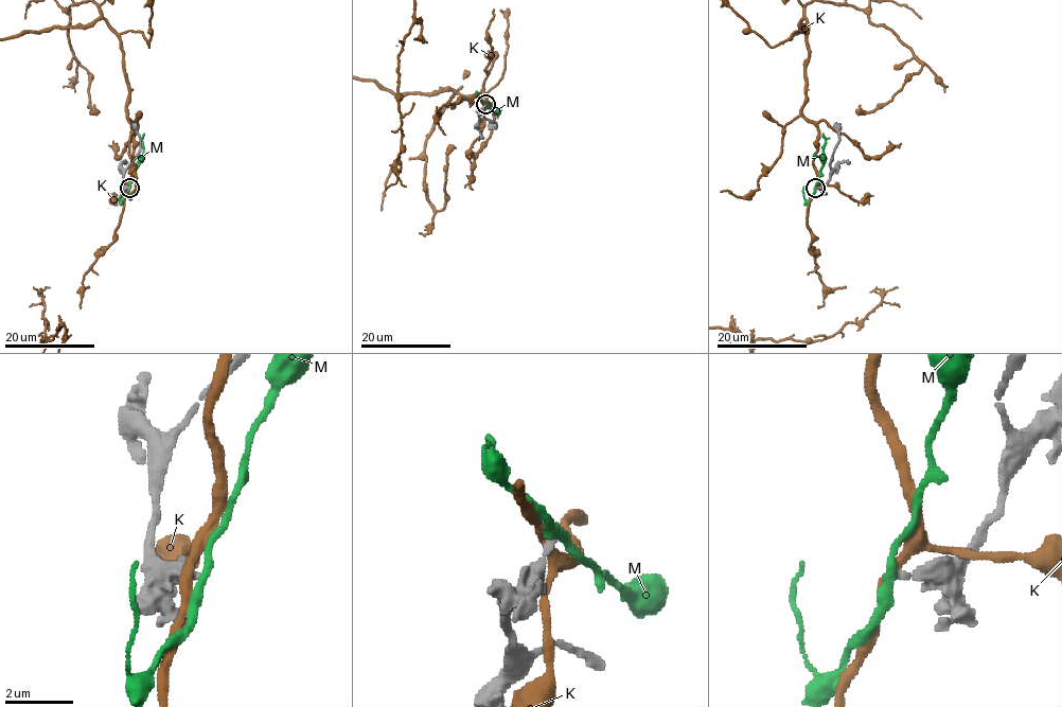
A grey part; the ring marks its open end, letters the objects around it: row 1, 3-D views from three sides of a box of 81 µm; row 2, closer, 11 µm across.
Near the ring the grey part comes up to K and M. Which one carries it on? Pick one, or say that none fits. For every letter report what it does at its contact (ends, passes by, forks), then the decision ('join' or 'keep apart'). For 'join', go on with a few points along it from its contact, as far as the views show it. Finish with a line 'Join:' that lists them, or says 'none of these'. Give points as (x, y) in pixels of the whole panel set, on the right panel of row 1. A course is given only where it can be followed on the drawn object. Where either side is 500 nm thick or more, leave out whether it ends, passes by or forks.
K: it passes by | keep apart
M: it passes by | keep apart
Join: none of these

